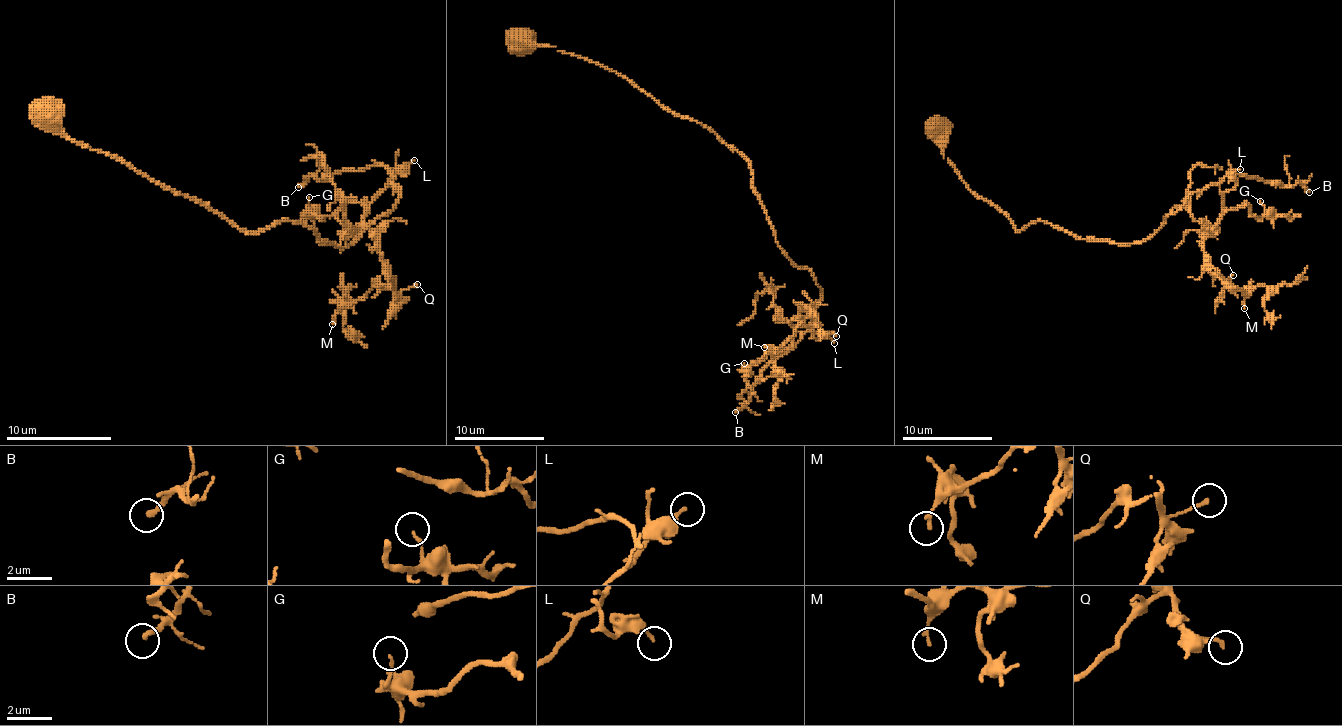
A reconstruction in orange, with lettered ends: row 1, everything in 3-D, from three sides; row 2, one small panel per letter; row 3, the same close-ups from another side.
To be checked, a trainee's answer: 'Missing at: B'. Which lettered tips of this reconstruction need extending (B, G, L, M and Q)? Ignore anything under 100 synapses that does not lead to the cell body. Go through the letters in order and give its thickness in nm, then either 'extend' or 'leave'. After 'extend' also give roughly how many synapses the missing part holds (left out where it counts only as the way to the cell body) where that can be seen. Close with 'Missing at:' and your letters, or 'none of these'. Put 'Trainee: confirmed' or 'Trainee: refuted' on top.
Trainee: confirmed
B: calibre 220 nm; extend; 110 synapses
G: calibre 130 nm; leave
L: calibre 120 nm; leave
M: calibre 160 nm; leave
Q: calibre 160 nm; leave
Missing at: B

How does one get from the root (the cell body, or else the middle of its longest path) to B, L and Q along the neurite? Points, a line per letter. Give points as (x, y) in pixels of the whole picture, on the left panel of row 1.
B: (40, 113), (248, 231), (298, 221), (346, 247), (398, 200), (383, 166), (298, 187)
L: (40, 113), (240, 229), (298, 221), (335, 247), (393, 208), (398, 187), (388, 181), (414, 160)
Q: (40, 113), (248, 231), (298, 221), (346, 247), (393, 208), (393, 179), (364, 226), (393, 287), (417, 284)

